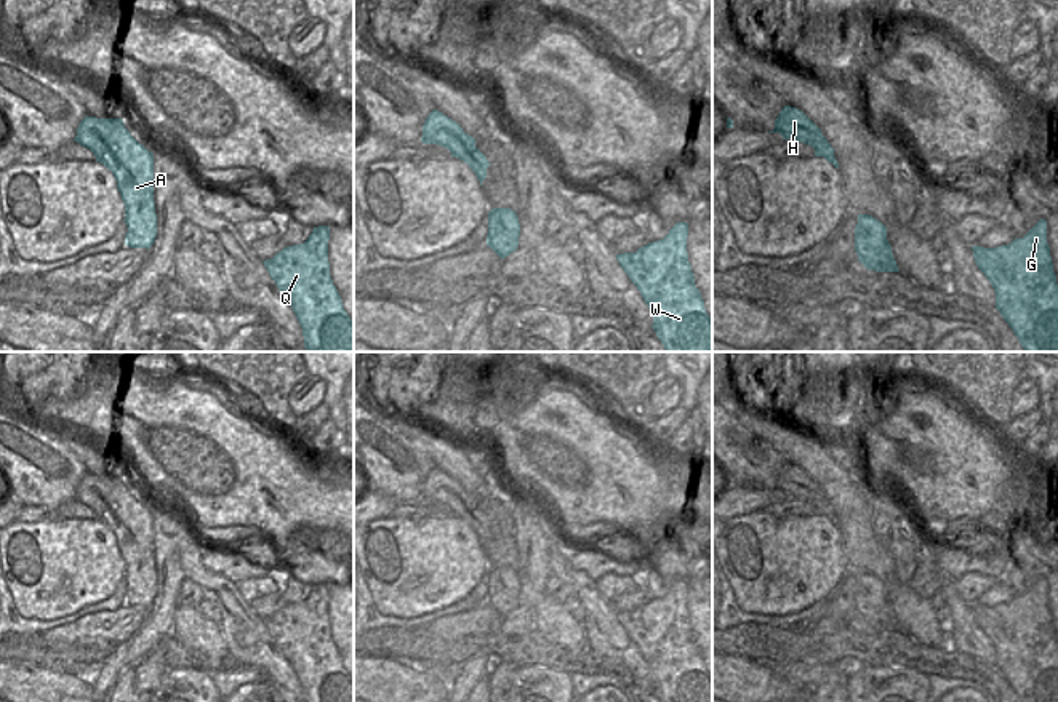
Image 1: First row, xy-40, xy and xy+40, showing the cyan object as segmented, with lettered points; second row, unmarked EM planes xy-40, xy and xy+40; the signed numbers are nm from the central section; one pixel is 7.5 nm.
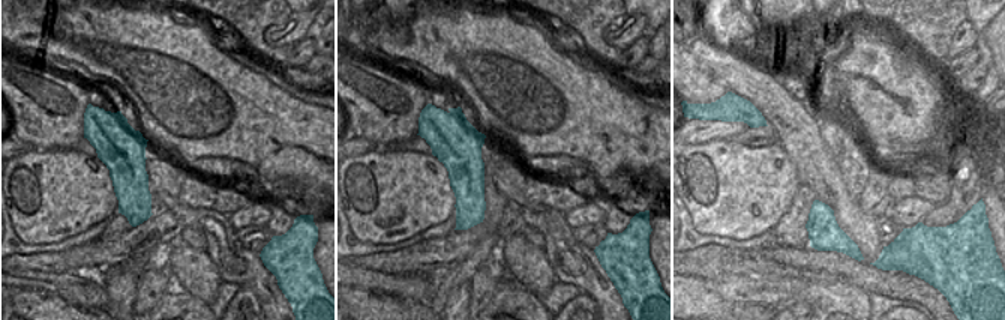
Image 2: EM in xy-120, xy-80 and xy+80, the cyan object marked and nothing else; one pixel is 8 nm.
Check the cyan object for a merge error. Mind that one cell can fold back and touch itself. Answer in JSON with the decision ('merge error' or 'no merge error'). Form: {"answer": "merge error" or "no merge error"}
{"answer": "no merge error"}

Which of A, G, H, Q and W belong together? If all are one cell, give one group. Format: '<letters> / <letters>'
A G H Q W

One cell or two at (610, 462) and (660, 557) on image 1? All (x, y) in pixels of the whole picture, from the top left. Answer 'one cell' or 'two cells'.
two cells

